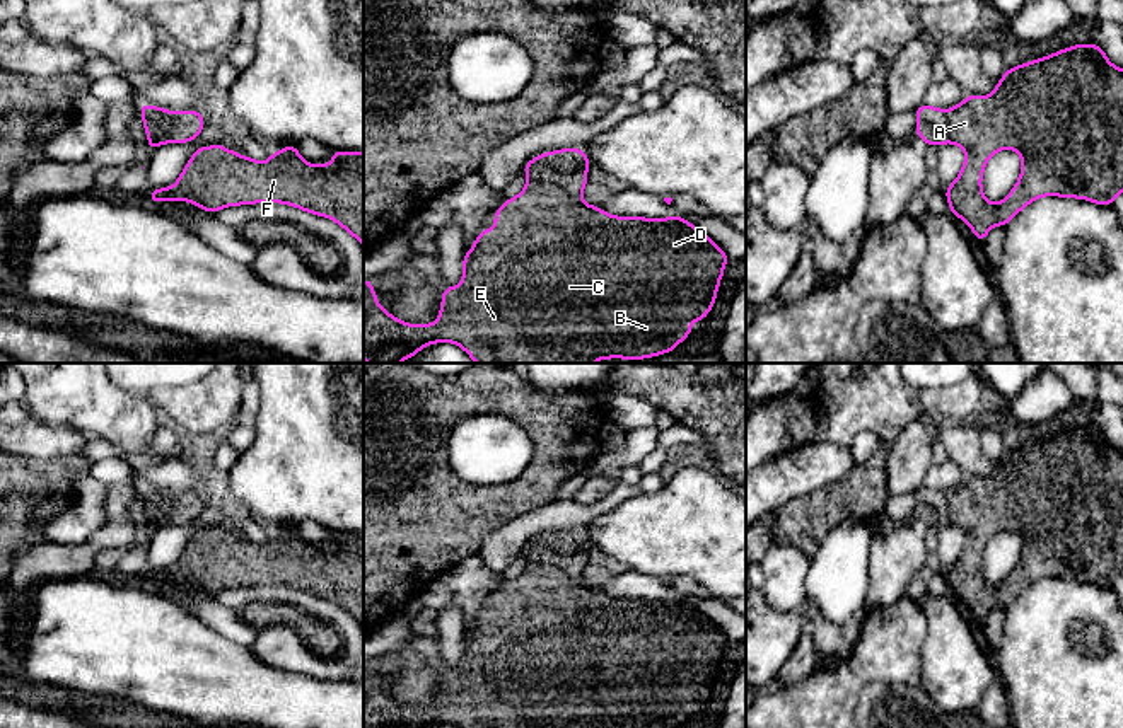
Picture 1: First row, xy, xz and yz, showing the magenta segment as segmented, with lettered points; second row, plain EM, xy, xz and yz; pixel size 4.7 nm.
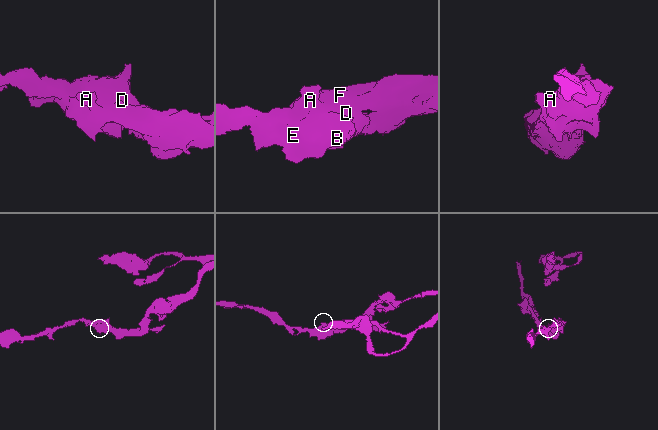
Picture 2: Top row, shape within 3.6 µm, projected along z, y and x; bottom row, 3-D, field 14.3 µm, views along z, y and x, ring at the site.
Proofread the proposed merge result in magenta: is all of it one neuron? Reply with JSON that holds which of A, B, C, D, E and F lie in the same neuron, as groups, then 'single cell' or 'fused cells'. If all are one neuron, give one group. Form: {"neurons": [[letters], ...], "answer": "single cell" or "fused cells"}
{"neurons": [["A", "B", "C", "D", "E"], ["F"]], "answer": "fused cells"}

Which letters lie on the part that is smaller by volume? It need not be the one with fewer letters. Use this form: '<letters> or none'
F

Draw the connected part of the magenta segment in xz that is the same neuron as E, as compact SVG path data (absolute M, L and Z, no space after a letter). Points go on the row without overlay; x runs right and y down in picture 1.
M529 561L522 575L507 580L505 586L495 595L495 610L481 612L468 636L463 636L464 655L457 670L445 668L442 673L442 689L435 706L404 706L387 696L377 684L372 672L372 660L364 663L364 728L428 728L433 725L454 725L457 728L676 728L691 716L691 704L703 702L712 692L729 643L727 636L679 597L650 602L645 598L613 598L599 588L585 586L580 580L570 578L560 568L550 563Z

